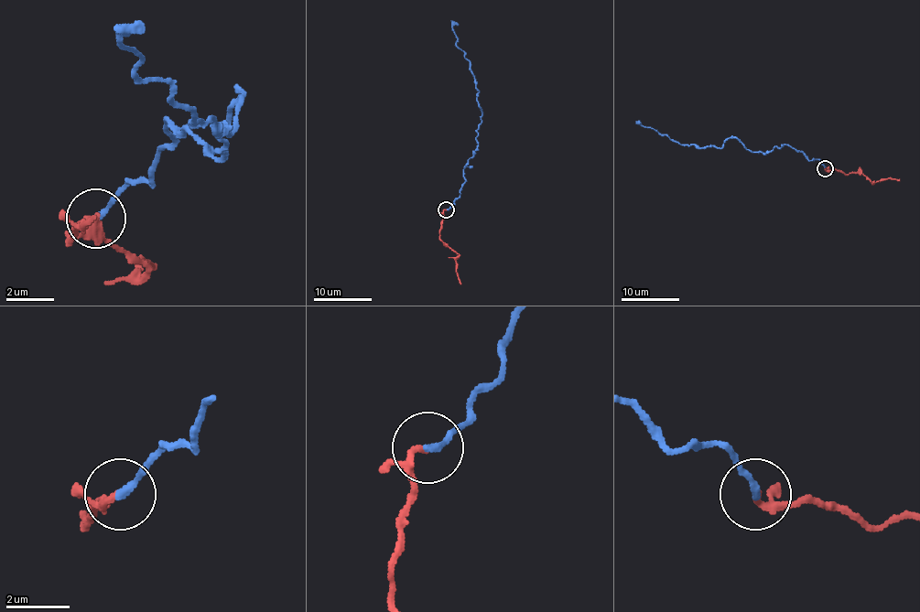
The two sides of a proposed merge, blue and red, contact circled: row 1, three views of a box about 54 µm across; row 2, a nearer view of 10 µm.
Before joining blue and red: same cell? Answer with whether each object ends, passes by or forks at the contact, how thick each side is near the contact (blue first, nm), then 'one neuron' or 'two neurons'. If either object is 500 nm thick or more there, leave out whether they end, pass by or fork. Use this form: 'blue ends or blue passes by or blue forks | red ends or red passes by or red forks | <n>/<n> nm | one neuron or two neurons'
blue ends | red passes by | 240/140 nm | one neuron

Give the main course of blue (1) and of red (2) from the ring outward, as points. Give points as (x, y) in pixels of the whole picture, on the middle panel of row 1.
1: (447, 209), (465, 180), (464, 167), (476, 149), (481, 121), (476, 80), (457, 46), (452, 26), (459, 24)
2: (447, 209), (444, 211), (439, 237), (459, 254), (455, 262), (457, 276), (461, 284)

